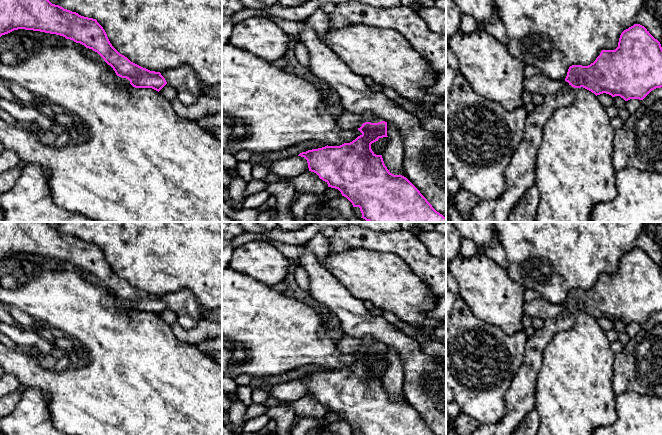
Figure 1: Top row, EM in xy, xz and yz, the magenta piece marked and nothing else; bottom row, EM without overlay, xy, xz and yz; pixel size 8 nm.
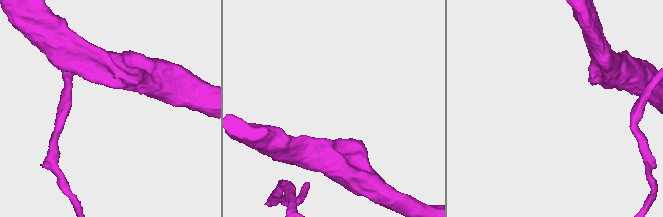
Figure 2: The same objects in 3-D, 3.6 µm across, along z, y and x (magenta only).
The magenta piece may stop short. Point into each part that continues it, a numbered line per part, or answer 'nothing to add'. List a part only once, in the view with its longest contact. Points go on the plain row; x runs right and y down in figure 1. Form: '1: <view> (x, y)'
1: xz (348, 344)

